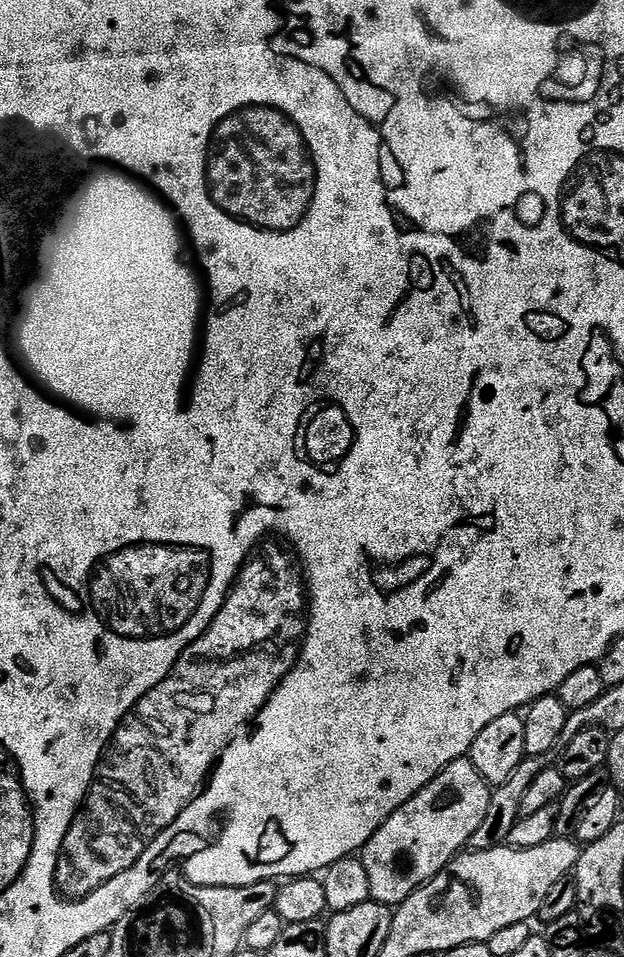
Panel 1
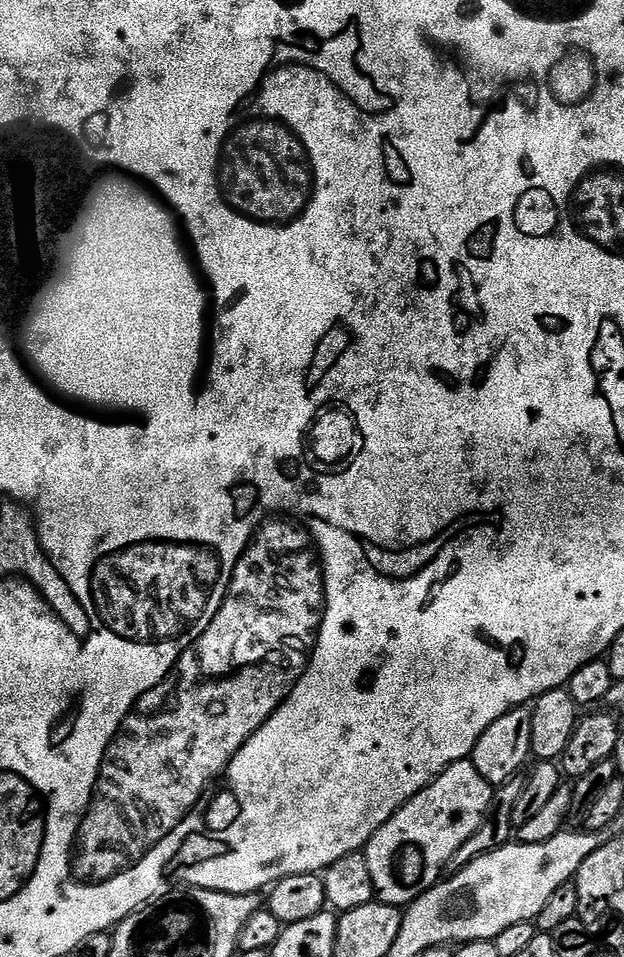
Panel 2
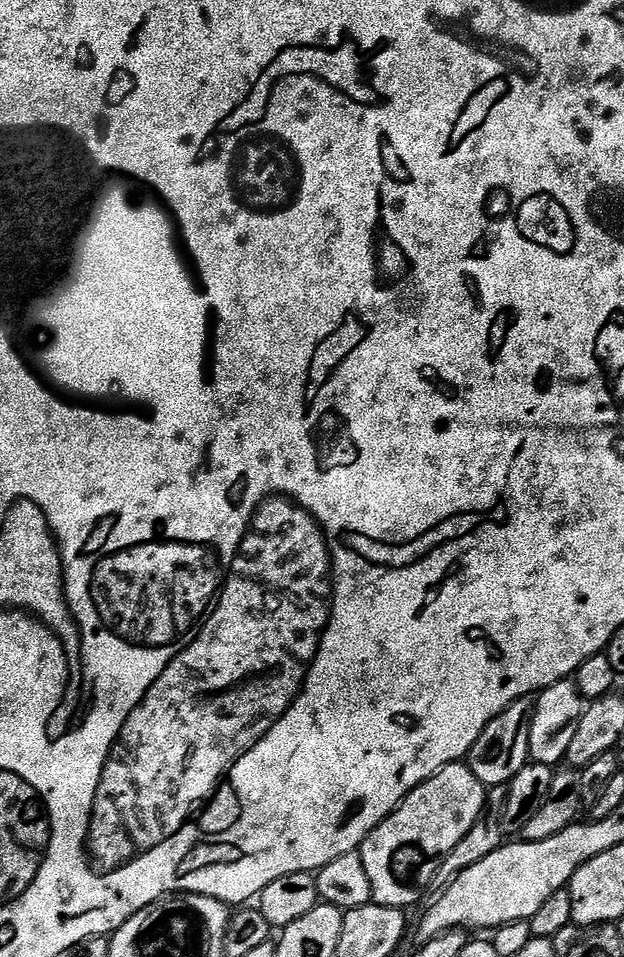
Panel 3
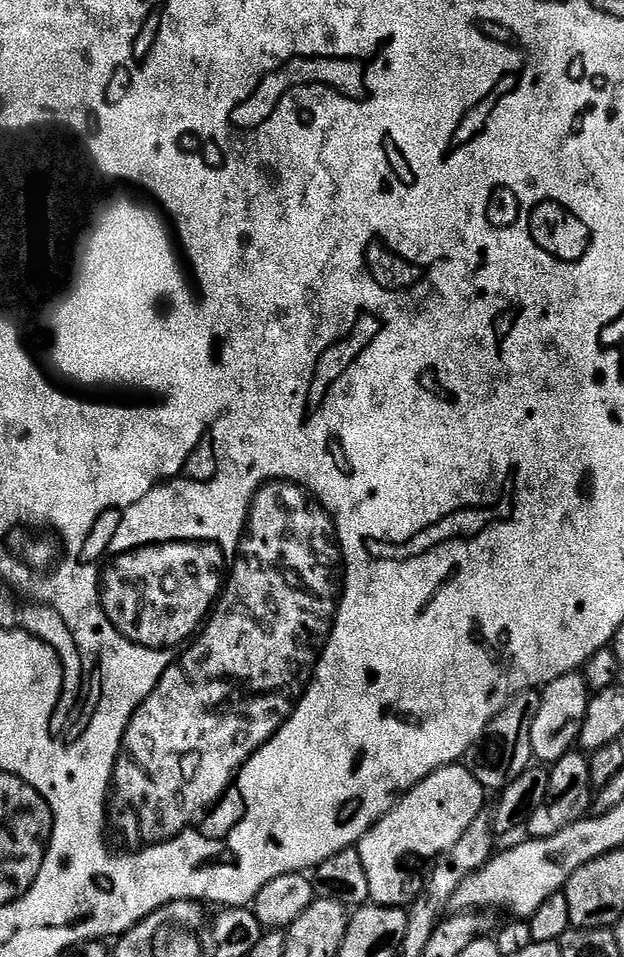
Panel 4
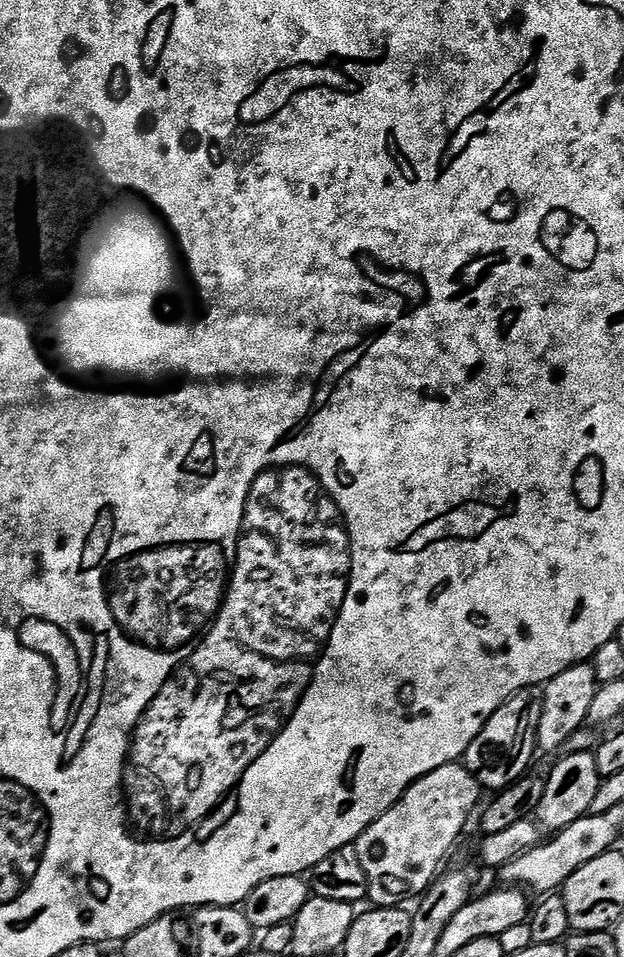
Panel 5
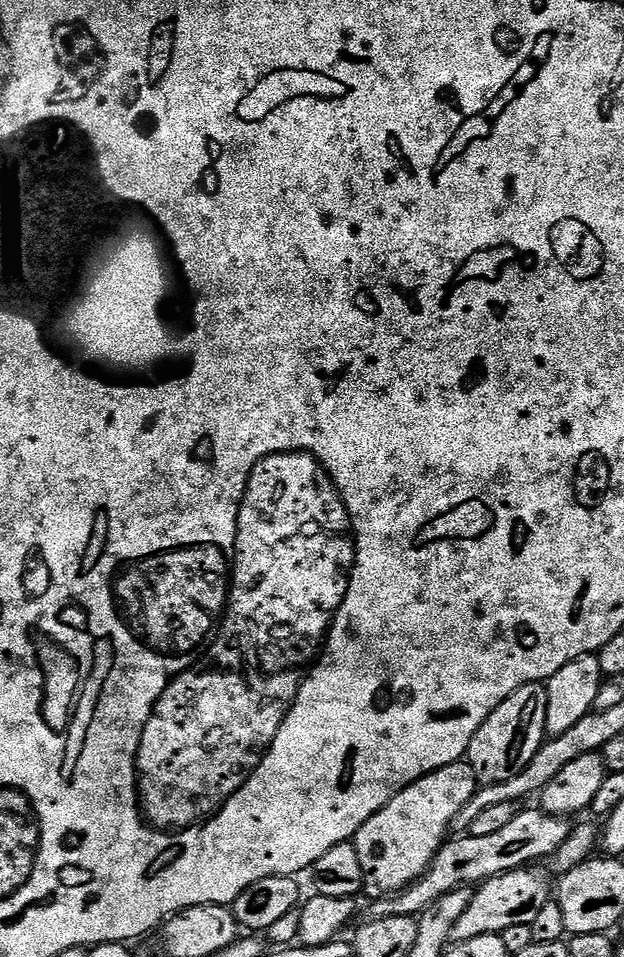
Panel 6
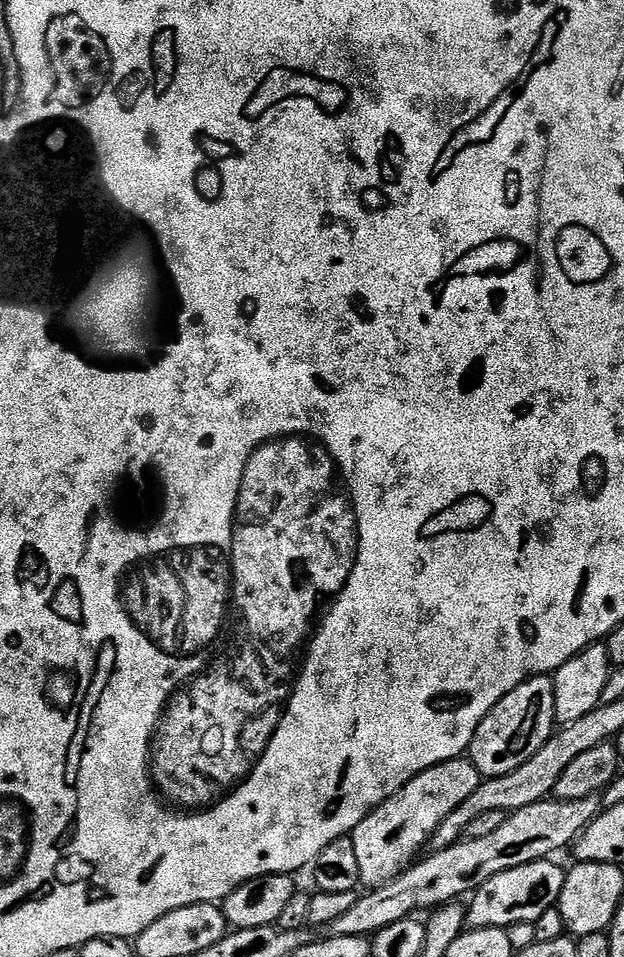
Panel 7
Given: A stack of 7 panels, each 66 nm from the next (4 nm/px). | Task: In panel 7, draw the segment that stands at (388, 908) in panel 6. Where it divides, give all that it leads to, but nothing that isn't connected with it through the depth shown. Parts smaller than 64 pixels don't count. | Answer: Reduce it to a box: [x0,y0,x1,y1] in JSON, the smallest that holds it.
[319,795,602,939]

